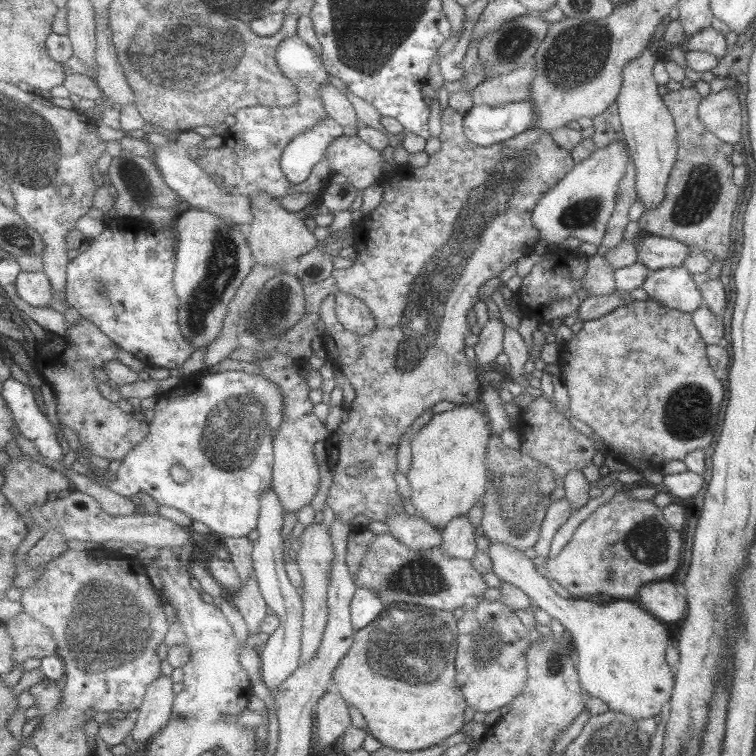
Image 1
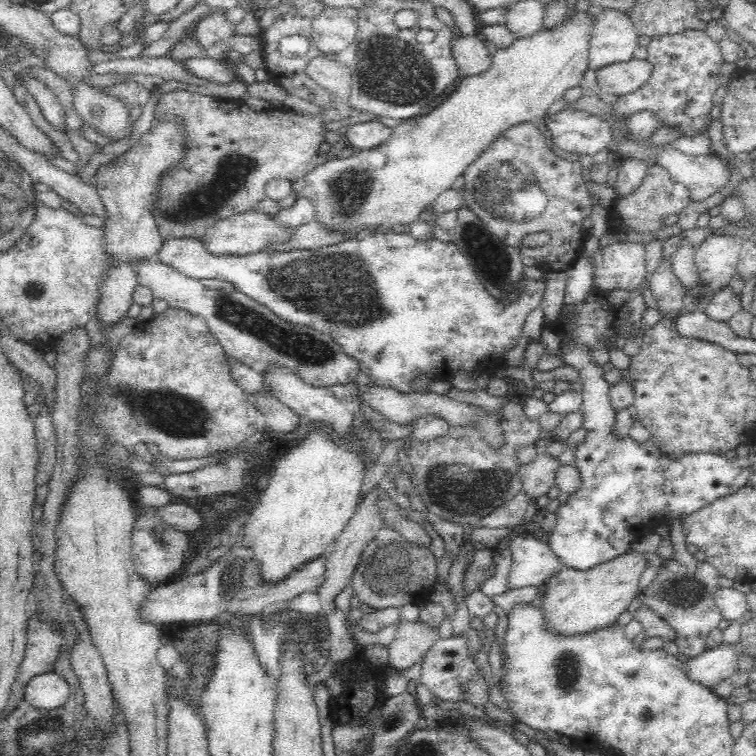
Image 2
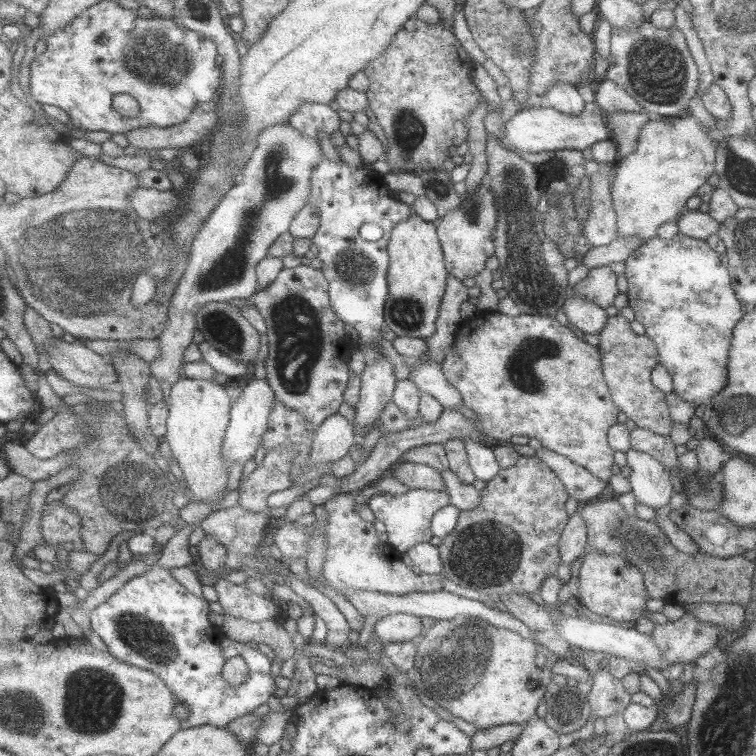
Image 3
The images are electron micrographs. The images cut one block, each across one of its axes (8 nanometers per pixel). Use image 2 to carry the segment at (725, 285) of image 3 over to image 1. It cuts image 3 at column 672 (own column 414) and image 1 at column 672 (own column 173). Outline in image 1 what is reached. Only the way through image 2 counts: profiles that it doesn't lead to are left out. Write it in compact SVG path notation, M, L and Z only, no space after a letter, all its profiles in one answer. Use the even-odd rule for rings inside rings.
M644 234L637 243L638 262L649 272L663 268L681 268L690 250L673 238Z

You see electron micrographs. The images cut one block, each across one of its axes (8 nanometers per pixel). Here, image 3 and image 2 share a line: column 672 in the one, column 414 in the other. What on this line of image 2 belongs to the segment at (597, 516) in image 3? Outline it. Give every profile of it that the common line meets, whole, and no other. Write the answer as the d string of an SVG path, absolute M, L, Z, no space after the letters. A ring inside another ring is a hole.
M385 526L379 530L378 536L366 545L362 558L351 578L351 585L355 590L355 601L361 601L376 610L389 607L402 608L403 605L410 603L419 604L427 599L433 590L436 578L436 563L437 560L428 547L412 545L398 531L392 528L388 529L388 526Z

